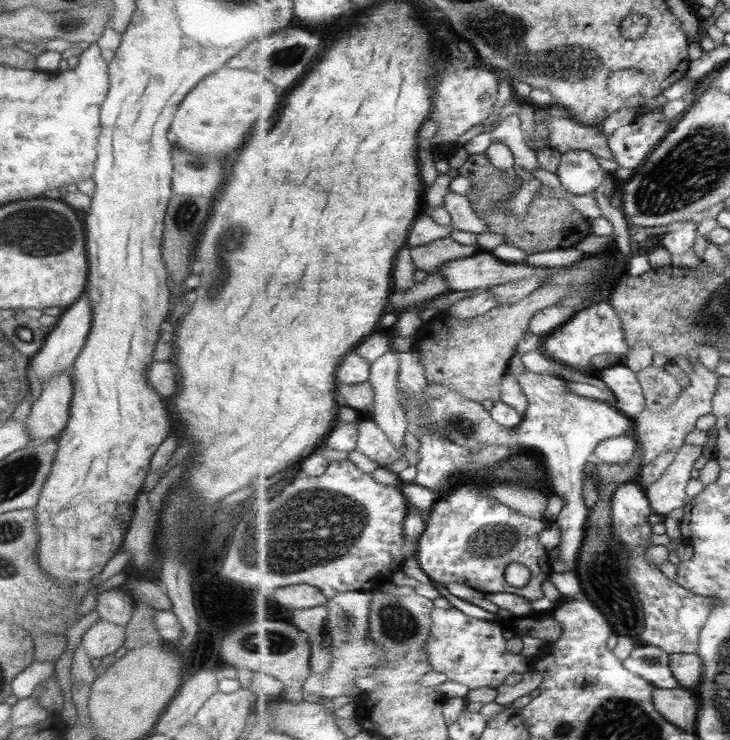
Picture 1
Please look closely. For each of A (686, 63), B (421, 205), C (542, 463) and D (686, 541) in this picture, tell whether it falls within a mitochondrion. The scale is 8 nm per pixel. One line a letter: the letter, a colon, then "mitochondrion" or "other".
A: other
B: other
C: other
D: other

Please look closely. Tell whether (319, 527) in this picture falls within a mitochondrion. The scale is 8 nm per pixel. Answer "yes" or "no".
yes

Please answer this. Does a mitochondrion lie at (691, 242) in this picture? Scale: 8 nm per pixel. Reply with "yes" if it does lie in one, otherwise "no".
no

